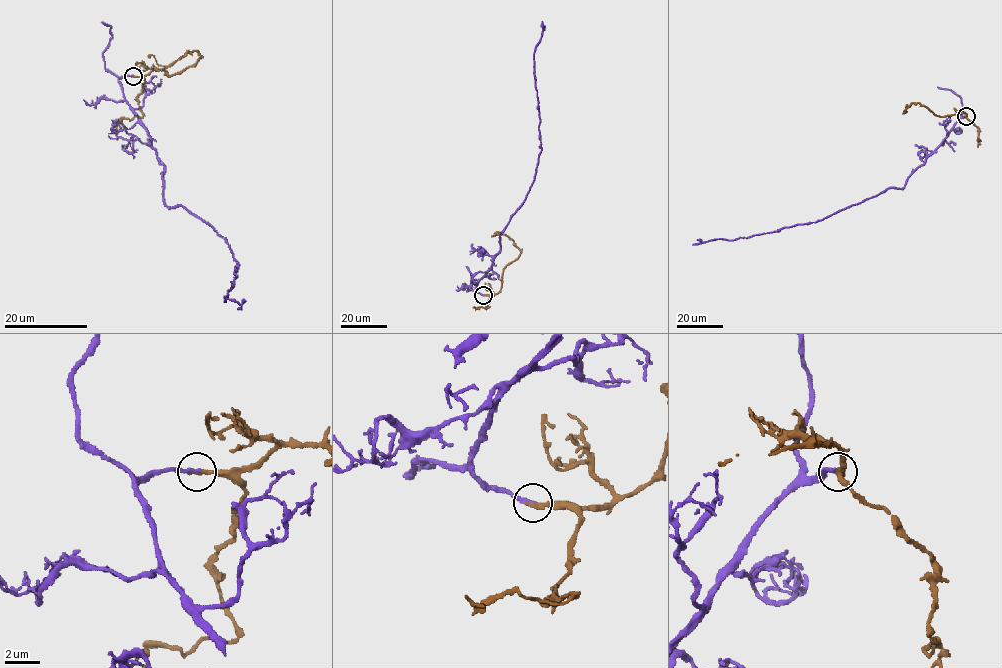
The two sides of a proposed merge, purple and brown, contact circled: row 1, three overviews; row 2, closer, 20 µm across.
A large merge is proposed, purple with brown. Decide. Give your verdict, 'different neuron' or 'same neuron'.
same neuron

